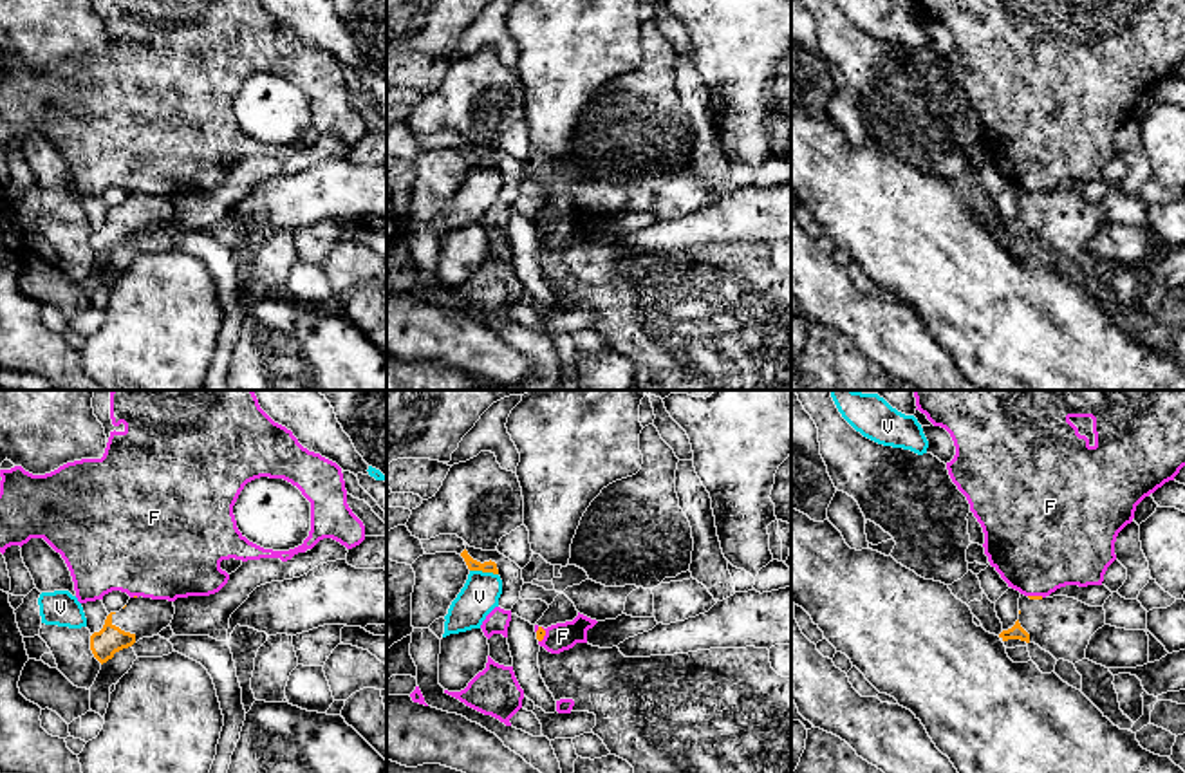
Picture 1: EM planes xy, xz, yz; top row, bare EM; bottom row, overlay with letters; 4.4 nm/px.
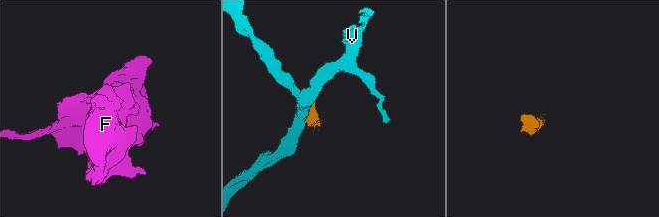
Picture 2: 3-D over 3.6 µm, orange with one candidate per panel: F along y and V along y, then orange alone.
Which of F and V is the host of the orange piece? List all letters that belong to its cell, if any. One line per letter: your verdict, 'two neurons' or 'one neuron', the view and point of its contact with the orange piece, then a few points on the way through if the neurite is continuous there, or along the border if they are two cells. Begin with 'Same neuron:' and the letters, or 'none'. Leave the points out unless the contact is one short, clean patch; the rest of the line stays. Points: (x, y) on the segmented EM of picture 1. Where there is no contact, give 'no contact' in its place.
Same neuron: none
F: two neurons | xz (544, 634) | along xz (542, 627), (544, 636), (539, 642)
V: two neurons | xz (485, 571) | along xz (470, 569), (497, 575)

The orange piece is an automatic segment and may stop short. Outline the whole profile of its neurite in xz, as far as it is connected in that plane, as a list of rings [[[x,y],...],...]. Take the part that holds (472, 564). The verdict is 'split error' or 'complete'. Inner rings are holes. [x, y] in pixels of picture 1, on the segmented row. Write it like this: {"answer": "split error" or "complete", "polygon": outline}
{"answer": "split error", "polygon": [[[397,526],[387,531],[387,558],[397,563],[412,565],[423,554],[457,553],[464,558],[470,571],[482,571],[499,574],[495,562],[473,560],[457,535],[439,535],[430,540],[415,538],[406,526]]]}

